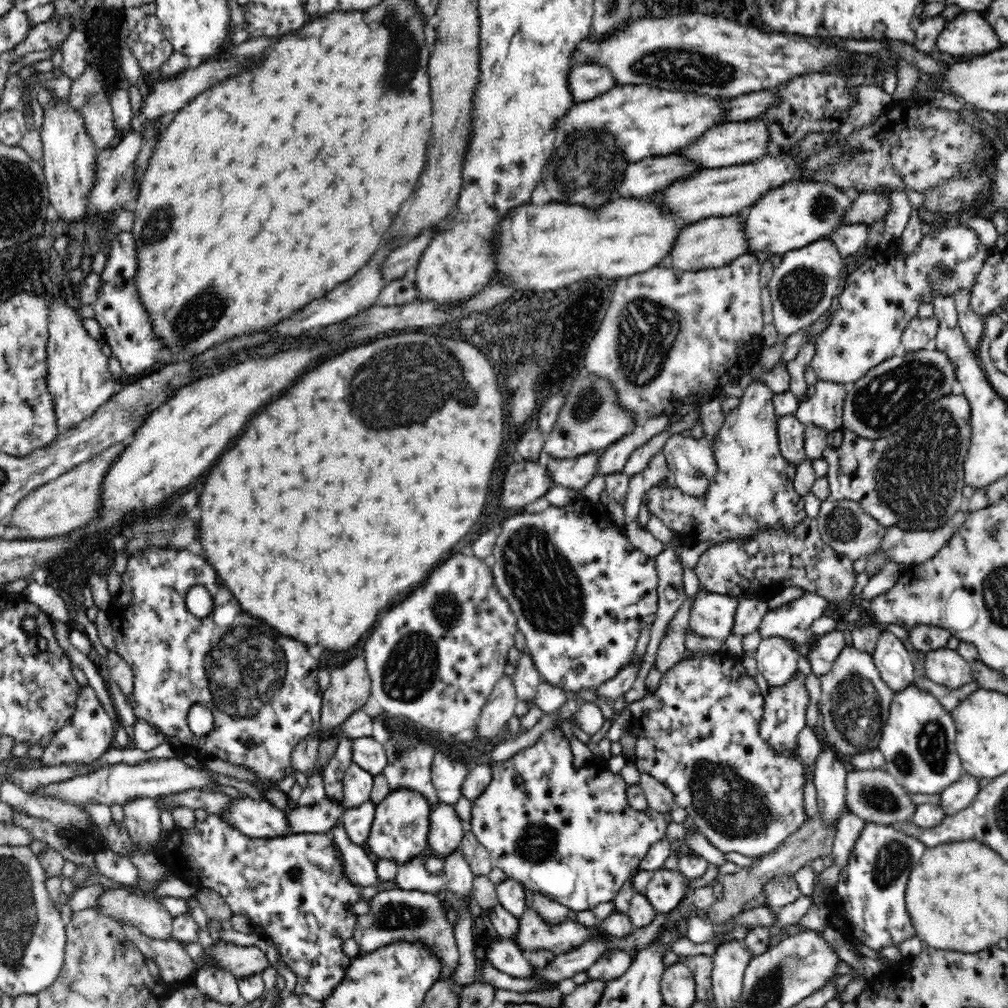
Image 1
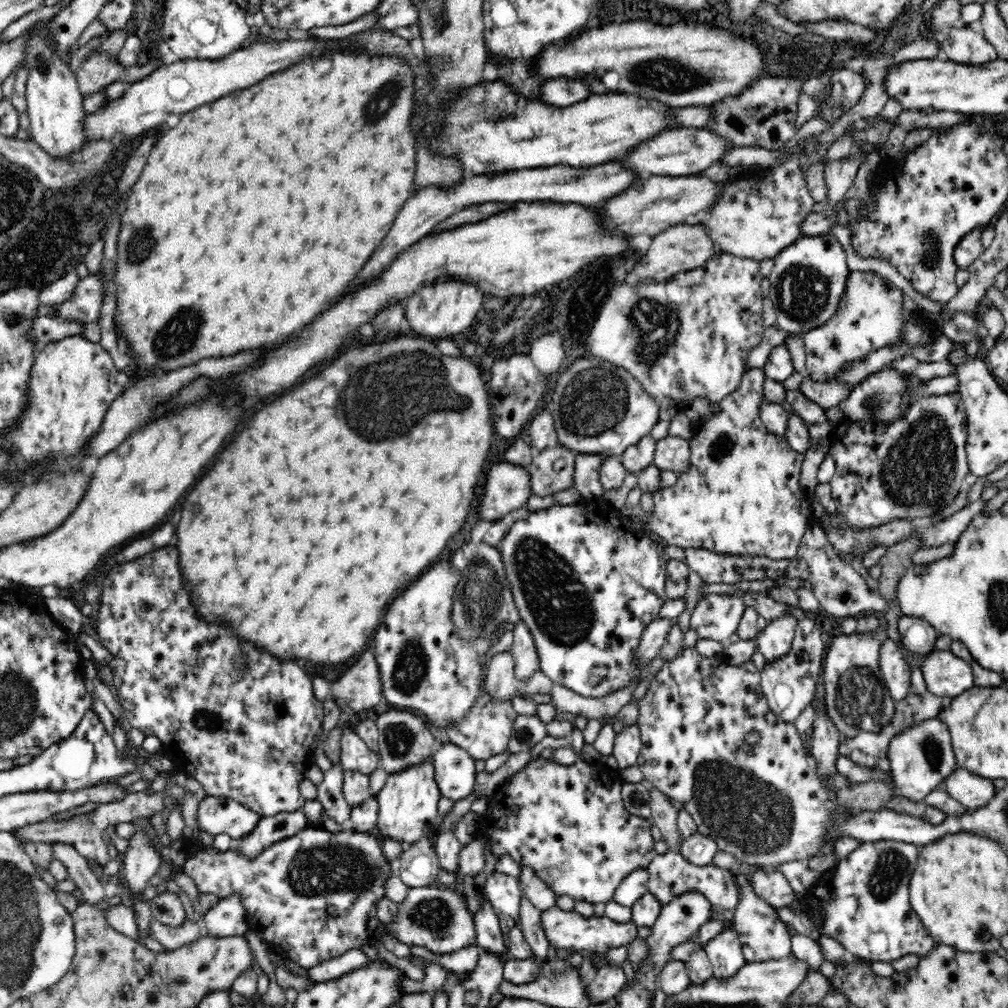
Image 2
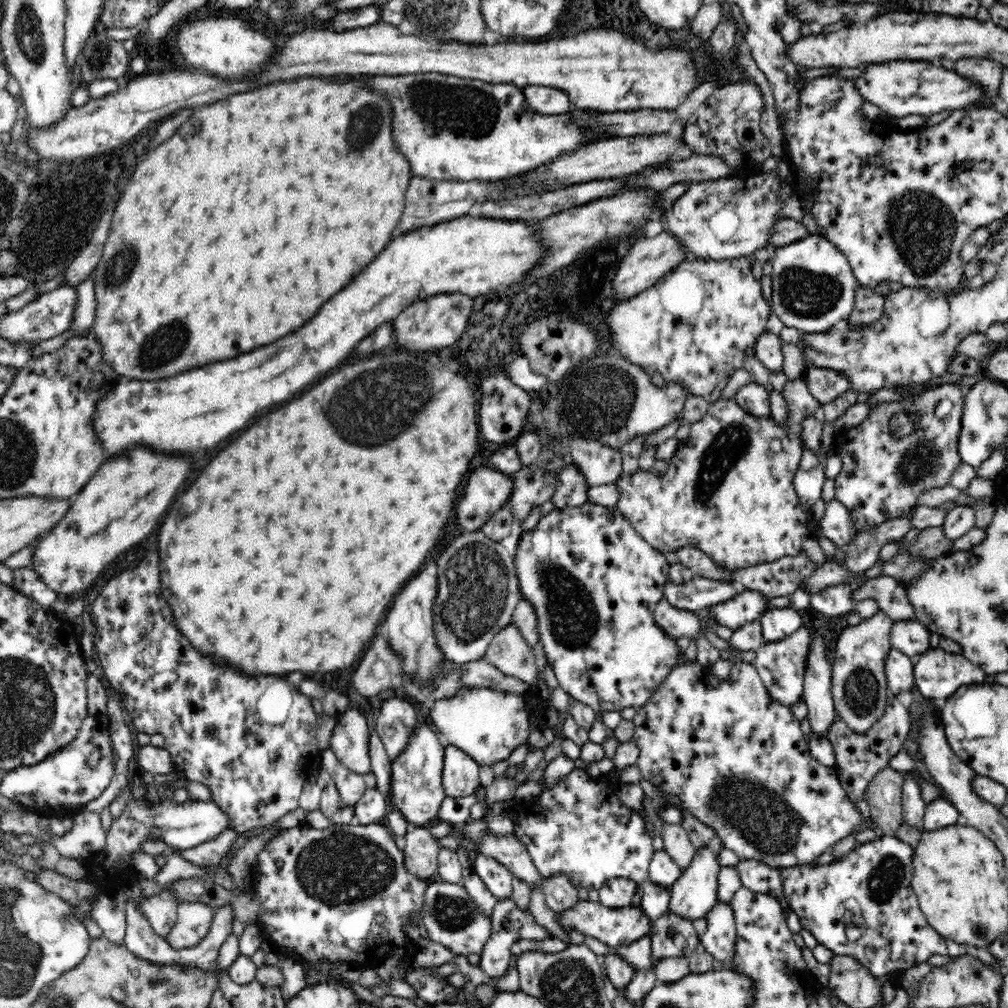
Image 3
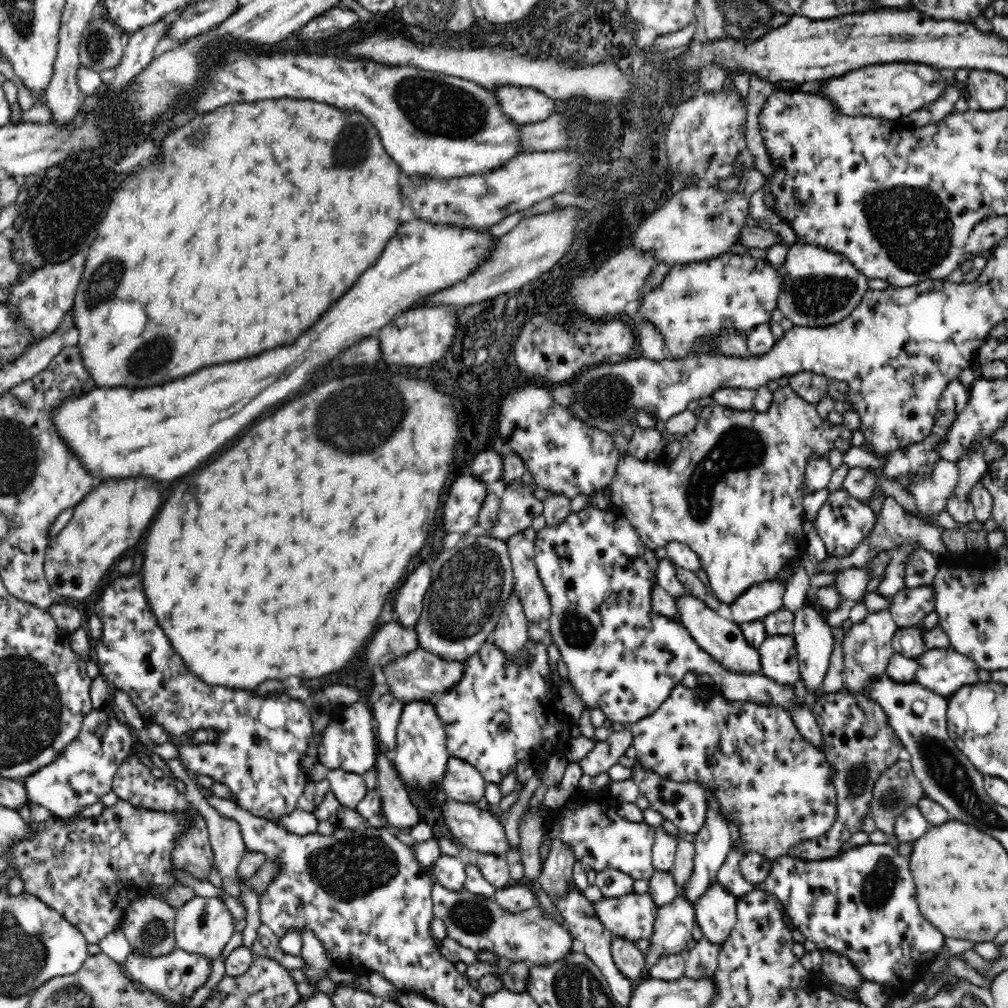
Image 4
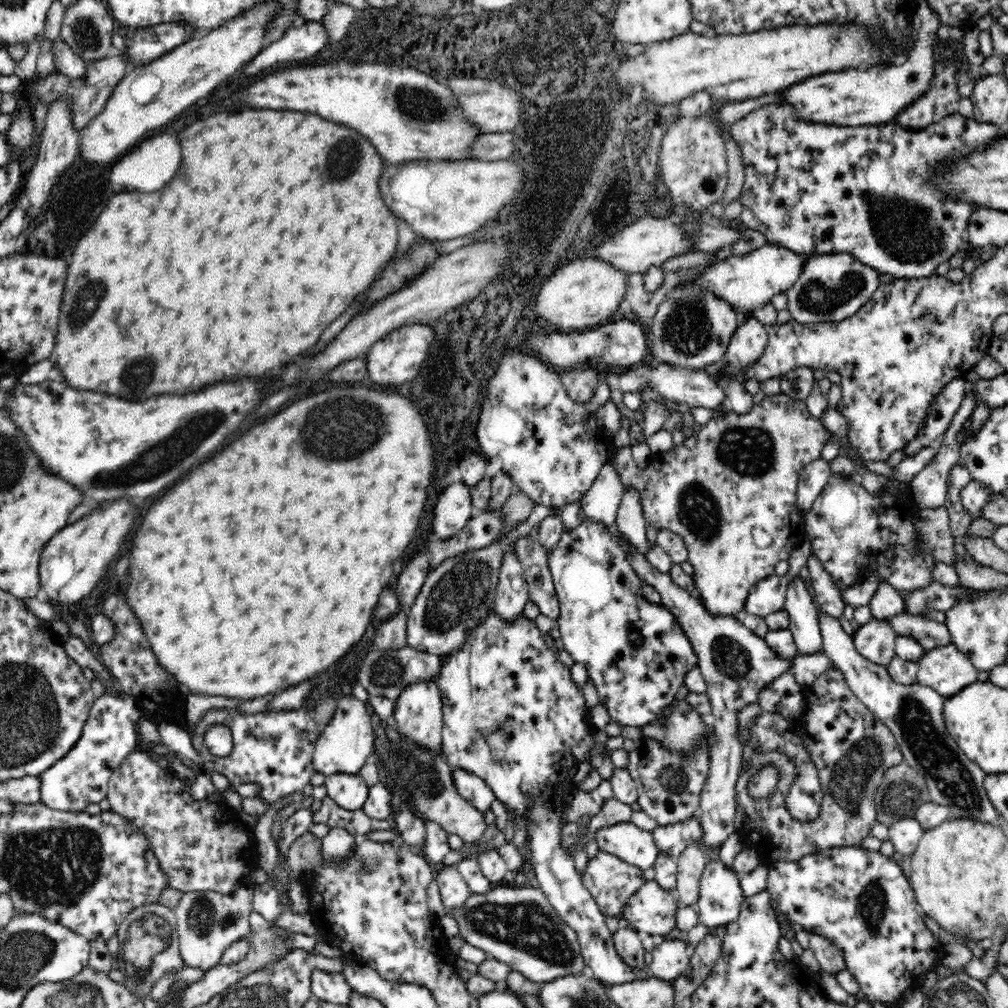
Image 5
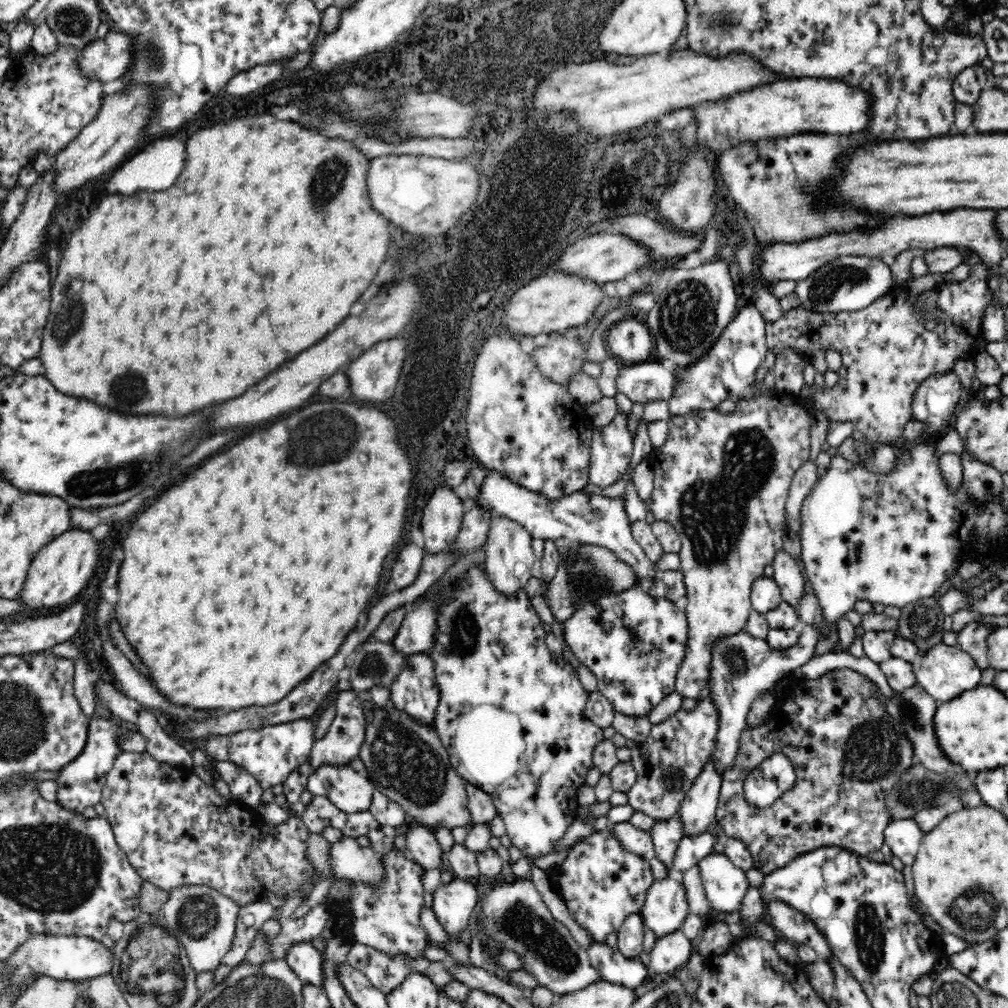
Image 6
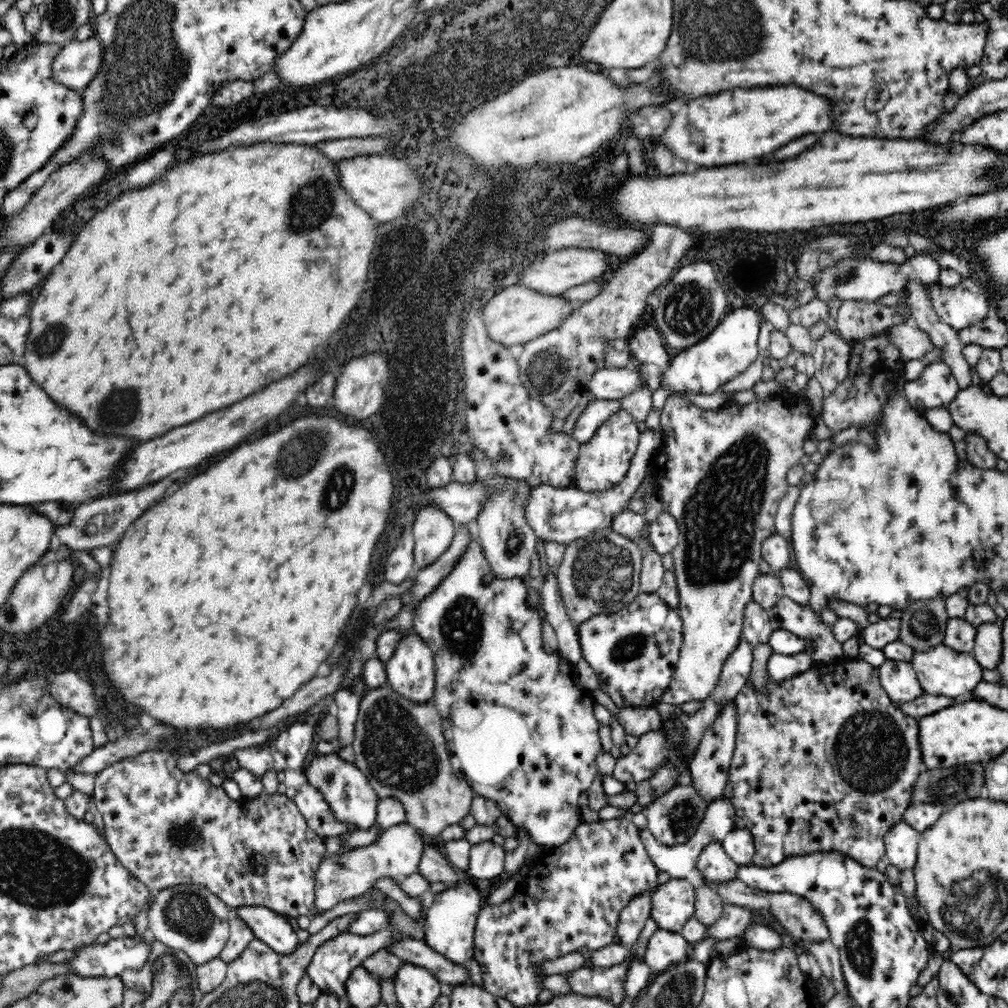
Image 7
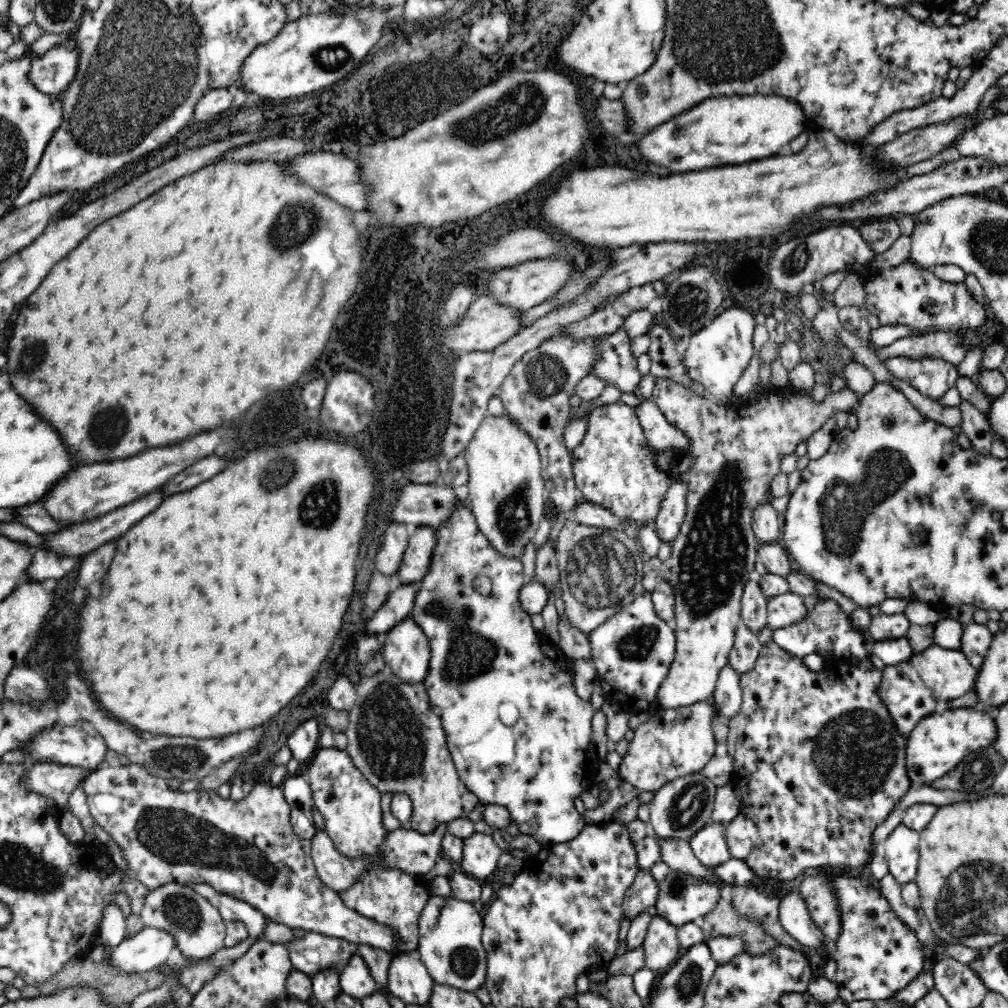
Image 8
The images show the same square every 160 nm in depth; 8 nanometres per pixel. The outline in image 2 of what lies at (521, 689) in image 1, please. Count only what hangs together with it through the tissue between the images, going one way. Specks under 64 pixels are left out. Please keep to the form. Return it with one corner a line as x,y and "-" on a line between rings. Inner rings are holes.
522,619
514,625
514,643
511,647
511,653
515,658
515,678
524,680
524,678
530,678
532,673
540,671
541,666
530,629
524,625

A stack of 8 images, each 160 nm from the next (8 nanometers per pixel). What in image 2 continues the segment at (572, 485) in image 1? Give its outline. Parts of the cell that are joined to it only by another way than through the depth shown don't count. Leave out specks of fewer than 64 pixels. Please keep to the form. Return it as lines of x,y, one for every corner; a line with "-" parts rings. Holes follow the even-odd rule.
551,444
544,450
536,451
532,462
526,467
530,477
532,496
546,498
554,493
572,488
574,480
574,454
567,448
-
557,460
564,460
560,470
554,470

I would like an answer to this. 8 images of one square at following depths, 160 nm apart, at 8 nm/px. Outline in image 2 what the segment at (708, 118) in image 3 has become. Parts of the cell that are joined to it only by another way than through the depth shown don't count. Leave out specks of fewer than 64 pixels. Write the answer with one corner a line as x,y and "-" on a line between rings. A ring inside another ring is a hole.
762,78
752,82
736,96
726,96
720,103
710,104
710,120
706,130
714,131
728,145
764,148
777,151
796,134
796,106
800,90
786,78

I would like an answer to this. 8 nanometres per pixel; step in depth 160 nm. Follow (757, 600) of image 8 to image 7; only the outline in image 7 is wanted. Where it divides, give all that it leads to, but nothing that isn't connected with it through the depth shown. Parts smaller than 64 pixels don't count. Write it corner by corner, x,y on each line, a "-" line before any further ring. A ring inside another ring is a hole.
751,599
744,610
742,638
755,647
769,642
774,630
768,611

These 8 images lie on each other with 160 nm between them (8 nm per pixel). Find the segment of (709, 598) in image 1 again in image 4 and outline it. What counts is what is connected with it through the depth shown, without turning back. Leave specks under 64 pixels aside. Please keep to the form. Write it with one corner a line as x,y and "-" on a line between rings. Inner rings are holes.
777,577
774,580
756,583
731,604
733,620
738,625
744,622
762,621
765,616
784,606
782,598
785,590
786,582

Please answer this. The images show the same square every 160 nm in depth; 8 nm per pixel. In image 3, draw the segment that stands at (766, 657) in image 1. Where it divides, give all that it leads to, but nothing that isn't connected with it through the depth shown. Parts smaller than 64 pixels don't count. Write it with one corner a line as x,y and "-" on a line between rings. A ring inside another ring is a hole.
791,606
786,608
772,608
760,618
761,630
765,642
780,641
797,632
803,626
800,613

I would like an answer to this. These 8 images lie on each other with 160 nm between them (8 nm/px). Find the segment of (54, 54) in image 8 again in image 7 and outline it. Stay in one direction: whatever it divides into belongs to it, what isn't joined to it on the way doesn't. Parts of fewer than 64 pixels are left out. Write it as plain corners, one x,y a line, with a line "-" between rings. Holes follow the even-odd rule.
96,38
84,42
71,41
61,46
58,55
50,64
54,82
71,90
84,89
102,64
102,48

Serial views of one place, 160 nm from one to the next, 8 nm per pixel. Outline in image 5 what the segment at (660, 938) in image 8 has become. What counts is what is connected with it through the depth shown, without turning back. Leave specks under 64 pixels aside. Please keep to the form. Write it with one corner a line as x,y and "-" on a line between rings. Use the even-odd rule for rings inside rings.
661,938
650,955
653,957
647,971
662,981
673,982
689,968
691,951
686,942
678,938

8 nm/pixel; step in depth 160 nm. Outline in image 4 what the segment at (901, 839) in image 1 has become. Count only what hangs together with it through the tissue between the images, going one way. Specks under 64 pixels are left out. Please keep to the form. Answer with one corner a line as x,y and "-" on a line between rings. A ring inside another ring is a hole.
869,842
864,845
855,845
848,847
846,850
841,850
836,856
818,860
804,860
794,858
788,854
778,856
778,858
772,858
770,859
770,872
768,872
763,879
762,888
771,895
774,895
776,900
780,901
780,904
784,906
783,912
785,912
784,914
786,914
788,922
792,924
794,929
800,930
807,940
813,942
819,950
826,949
845,956
852,962
854,968
858,970
858,973
864,980
879,984
882,989
887,987
888,984
890,984
890,986
894,984
910,984
910,980
918,982
920,979
923,979
932,961
934,961
938,953
942,951
945,936
931,922
928,922
926,917
920,912
916,900
914,877
910,872
908,859
901,856
898,851
895,851
889,844
874,844

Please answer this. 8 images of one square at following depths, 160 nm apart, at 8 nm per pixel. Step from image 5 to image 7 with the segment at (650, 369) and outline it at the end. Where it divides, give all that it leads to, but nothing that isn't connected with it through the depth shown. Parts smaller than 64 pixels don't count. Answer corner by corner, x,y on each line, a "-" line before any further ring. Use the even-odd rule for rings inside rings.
606,366
597,370
587,382
586,390
596,400
616,401
643,384
638,371

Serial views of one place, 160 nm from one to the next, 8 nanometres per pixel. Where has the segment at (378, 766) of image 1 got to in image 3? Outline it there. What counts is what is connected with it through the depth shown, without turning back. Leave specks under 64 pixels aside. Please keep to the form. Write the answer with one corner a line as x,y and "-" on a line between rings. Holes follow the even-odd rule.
348,707
335,719
336,726
332,728
327,750
350,771
360,775
371,772
371,733
366,717
358,709

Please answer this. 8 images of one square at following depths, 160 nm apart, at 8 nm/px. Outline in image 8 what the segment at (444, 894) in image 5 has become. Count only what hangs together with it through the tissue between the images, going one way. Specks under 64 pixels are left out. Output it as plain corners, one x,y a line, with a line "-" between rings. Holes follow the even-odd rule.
434,895
428,899
419,916
419,940
416,951
436,984
474,992
485,987
488,968
486,949
482,944
482,907
452,896

